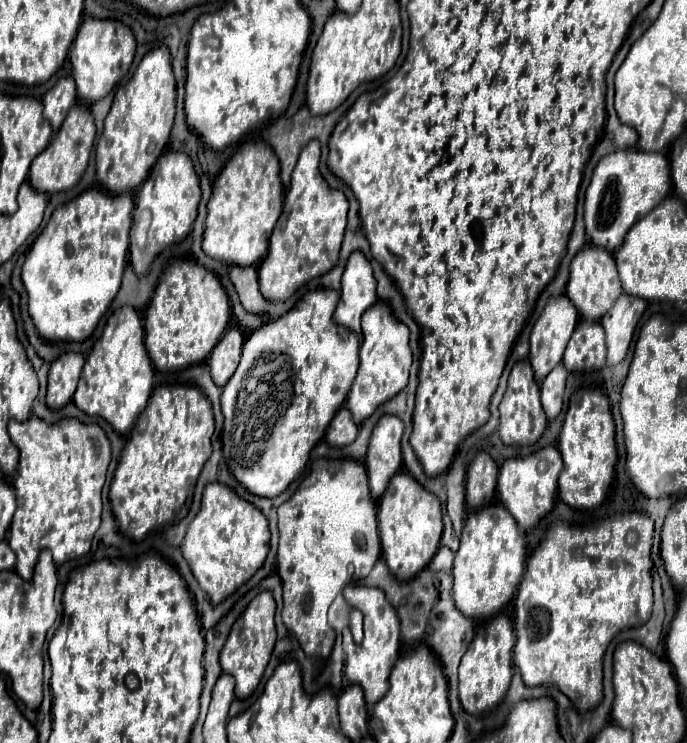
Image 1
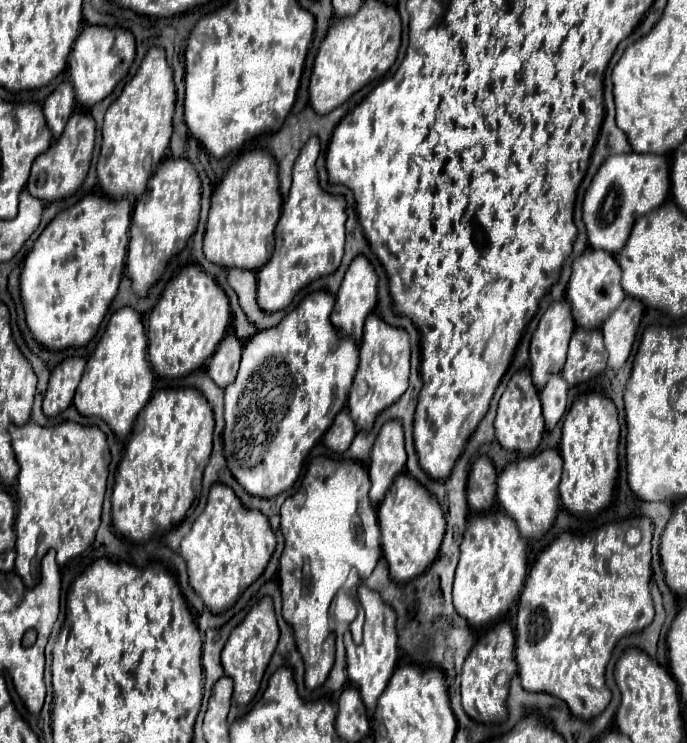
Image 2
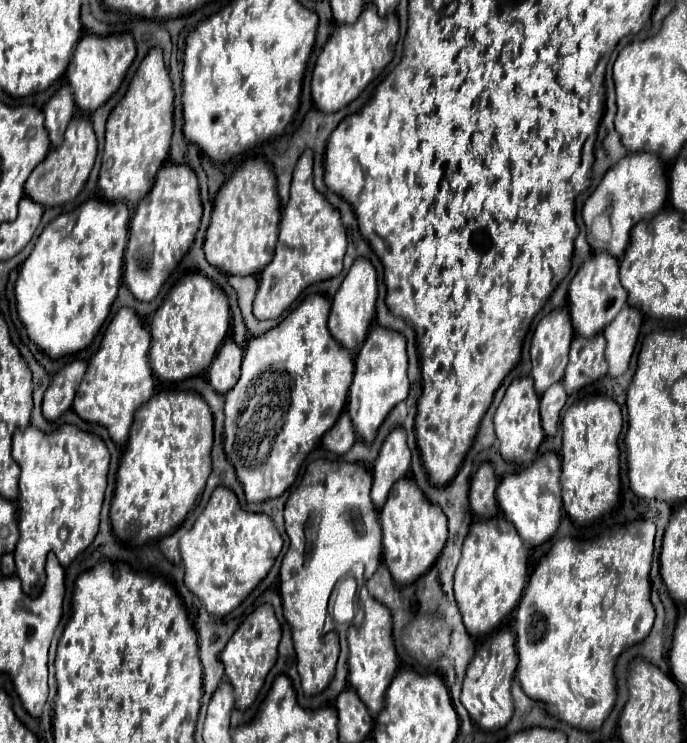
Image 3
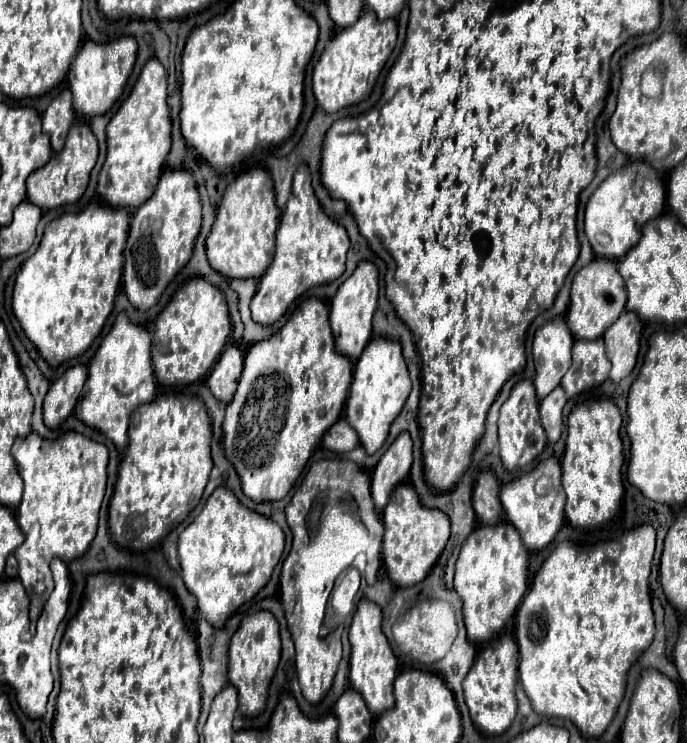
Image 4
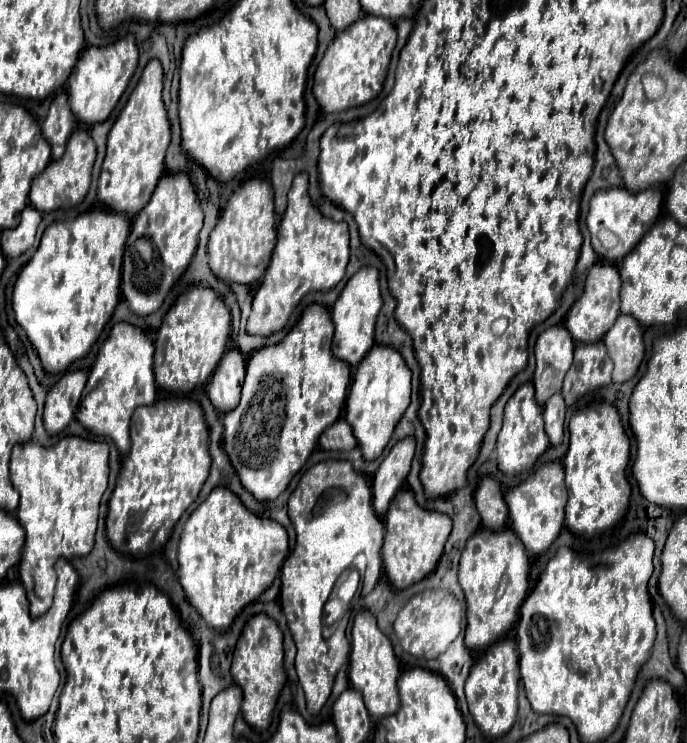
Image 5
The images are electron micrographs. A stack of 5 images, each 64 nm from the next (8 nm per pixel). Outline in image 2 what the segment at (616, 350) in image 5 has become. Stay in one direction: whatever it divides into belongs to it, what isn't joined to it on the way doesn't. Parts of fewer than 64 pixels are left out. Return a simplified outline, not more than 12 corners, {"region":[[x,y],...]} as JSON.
{"region":[[626,296],[602,324],[608,368],[626,364],[644,306]]}

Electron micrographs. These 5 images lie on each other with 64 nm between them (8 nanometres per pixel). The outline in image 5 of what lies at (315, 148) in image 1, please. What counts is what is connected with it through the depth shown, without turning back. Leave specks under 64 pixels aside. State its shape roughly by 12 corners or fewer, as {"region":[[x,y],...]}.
{"region":[[298,174],[246,332],[280,332],[346,276],[348,226]]}

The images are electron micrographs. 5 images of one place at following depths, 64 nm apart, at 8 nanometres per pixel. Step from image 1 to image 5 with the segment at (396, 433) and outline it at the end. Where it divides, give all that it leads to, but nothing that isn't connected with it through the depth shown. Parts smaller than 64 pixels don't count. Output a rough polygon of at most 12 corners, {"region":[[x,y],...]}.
{"region":[[404,438],[380,464],[372,502],[384,516],[392,496],[404,486],[414,440]]}

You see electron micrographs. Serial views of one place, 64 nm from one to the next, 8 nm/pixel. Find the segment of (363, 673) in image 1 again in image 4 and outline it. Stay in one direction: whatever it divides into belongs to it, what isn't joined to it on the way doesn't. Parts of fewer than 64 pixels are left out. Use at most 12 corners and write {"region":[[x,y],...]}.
{"region":[[362,600],[350,626],[350,684],[368,710],[394,706],[398,660],[380,608]]}

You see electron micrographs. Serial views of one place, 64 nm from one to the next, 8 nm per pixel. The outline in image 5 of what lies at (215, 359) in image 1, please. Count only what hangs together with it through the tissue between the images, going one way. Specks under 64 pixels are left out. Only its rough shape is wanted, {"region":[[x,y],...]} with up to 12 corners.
{"region":[[228,350],[216,376],[208,398],[218,412],[240,402],[246,360]]}

